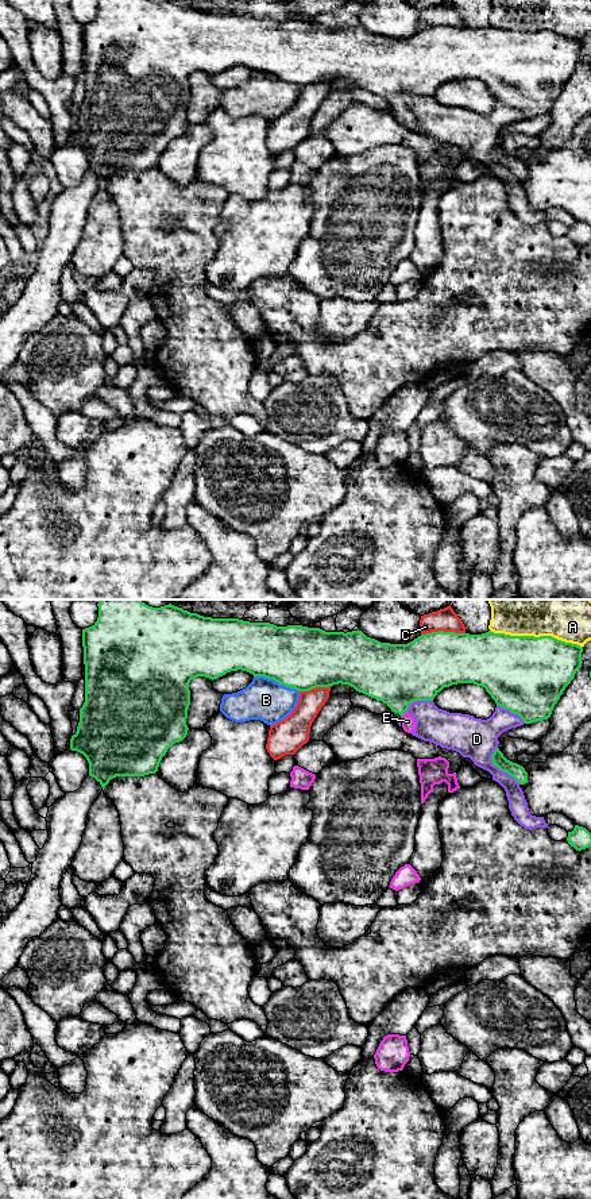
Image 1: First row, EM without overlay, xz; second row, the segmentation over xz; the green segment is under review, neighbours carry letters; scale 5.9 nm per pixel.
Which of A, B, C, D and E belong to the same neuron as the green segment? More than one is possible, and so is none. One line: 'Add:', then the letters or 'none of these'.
Add: E

